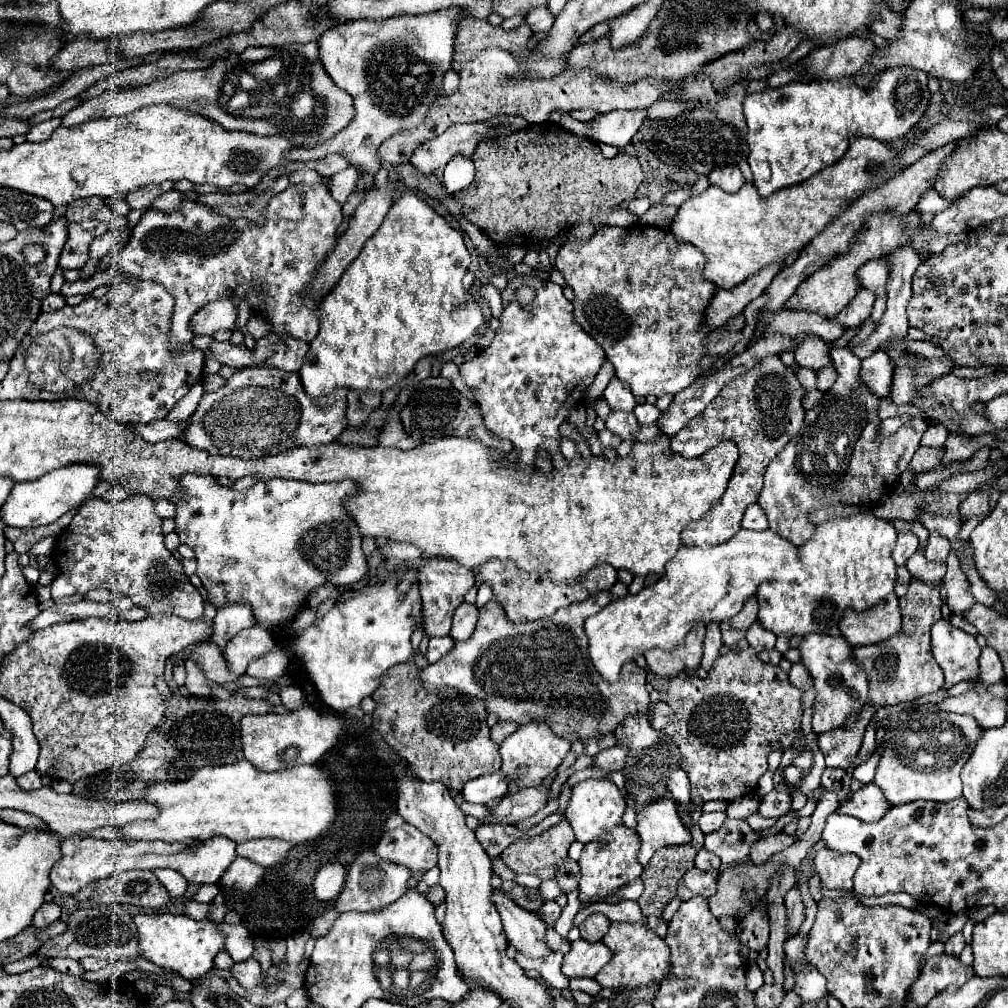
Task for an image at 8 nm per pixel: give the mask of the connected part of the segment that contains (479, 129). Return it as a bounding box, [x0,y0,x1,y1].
[410,123,492,173]

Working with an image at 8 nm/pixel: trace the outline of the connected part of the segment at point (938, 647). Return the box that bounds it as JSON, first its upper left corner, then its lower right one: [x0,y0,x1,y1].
[932,619,980,689]

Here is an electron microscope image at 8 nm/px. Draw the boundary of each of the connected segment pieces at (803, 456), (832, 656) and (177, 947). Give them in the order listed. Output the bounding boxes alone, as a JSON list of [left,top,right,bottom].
[[758,345,922,547],[800,633,868,733],[134,913,224,981]]

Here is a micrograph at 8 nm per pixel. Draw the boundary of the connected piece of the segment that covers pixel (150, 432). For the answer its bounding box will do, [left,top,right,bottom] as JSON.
[132,419,186,443]

